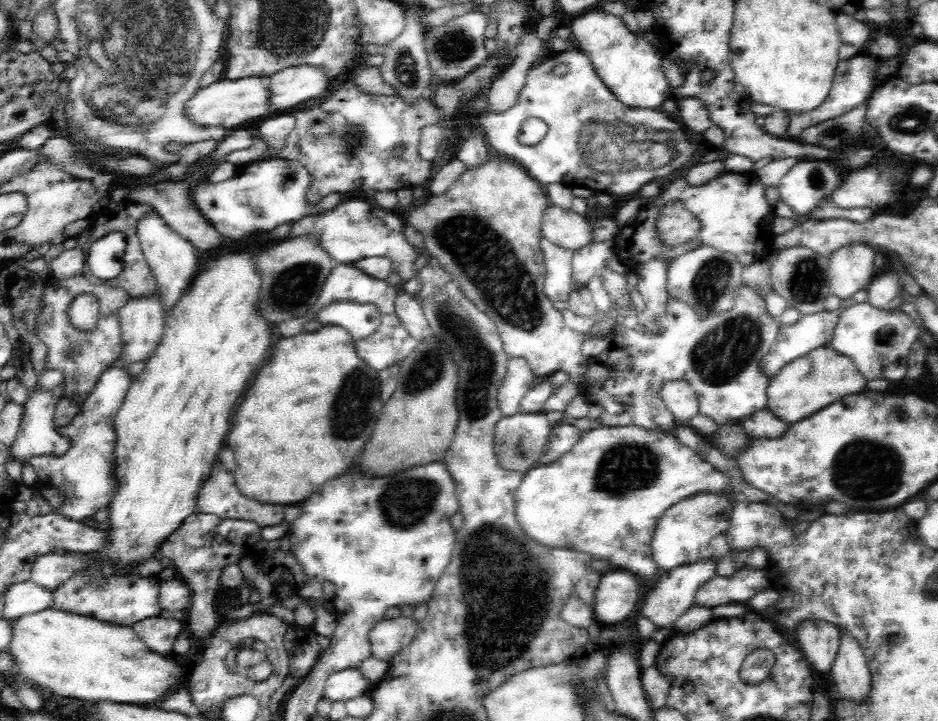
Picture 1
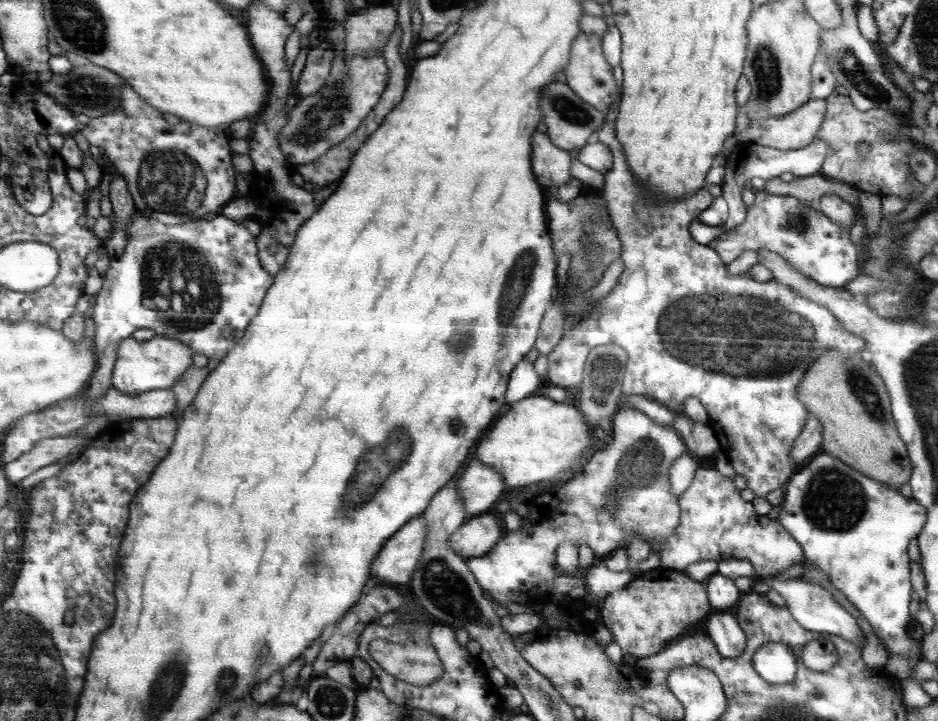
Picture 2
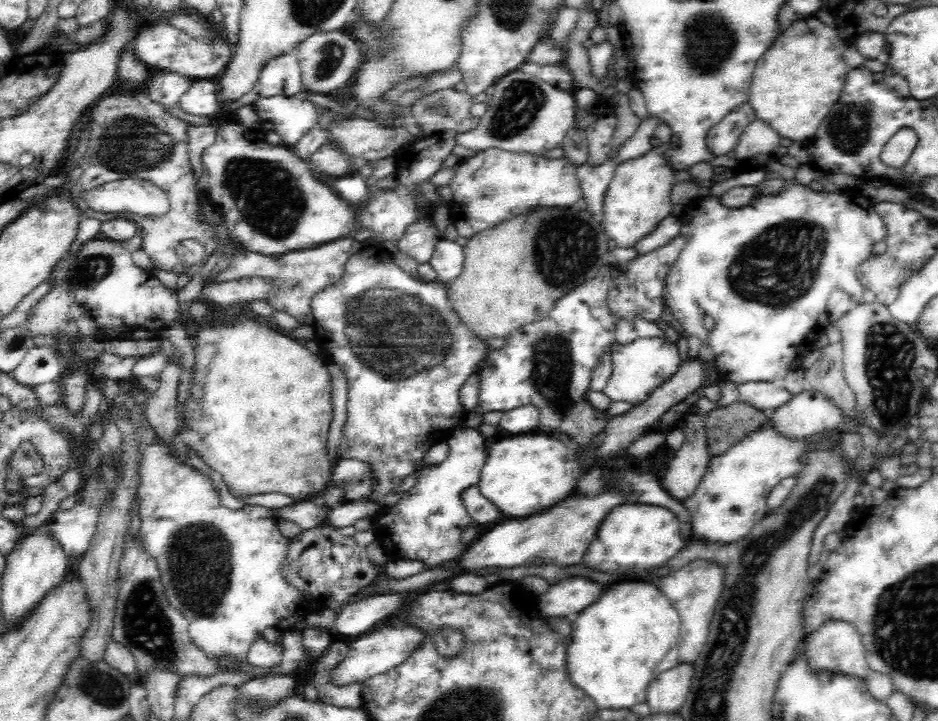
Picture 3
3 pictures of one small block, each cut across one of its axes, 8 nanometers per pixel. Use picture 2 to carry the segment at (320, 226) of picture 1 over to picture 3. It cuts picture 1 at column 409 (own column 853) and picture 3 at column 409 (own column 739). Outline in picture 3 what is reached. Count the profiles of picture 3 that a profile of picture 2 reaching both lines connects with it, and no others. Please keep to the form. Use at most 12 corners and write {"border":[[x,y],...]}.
{"border":[[426,221],[410,224],[398,241],[401,256],[428,263],[438,231]]}

